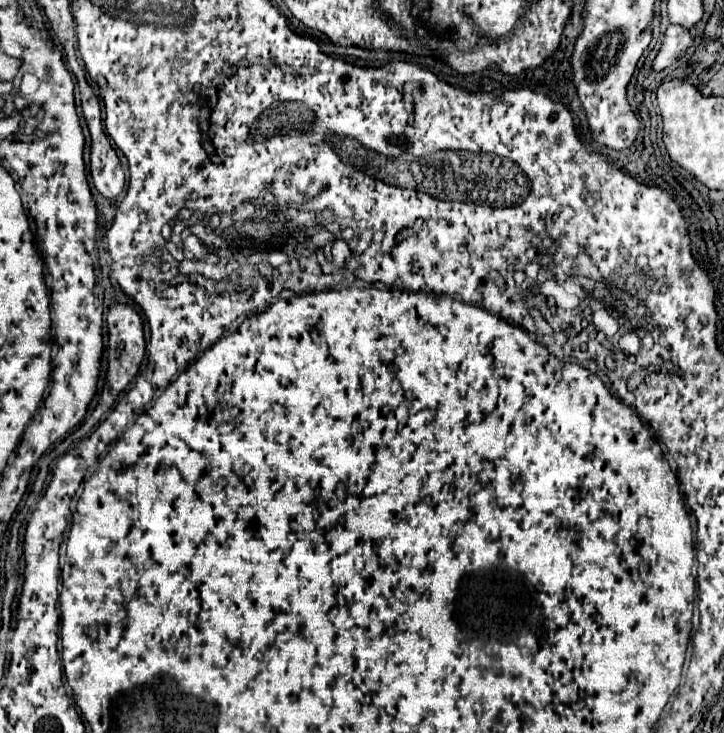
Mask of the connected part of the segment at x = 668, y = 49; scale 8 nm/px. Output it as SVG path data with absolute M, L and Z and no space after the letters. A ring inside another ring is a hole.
M669 26L665 36L663 36L663 44L659 54L653 60L651 66L651 74L661 72L663 68L671 66L677 58L681 58L685 54L685 50L691 46L691 32L681 28L681 26Z

